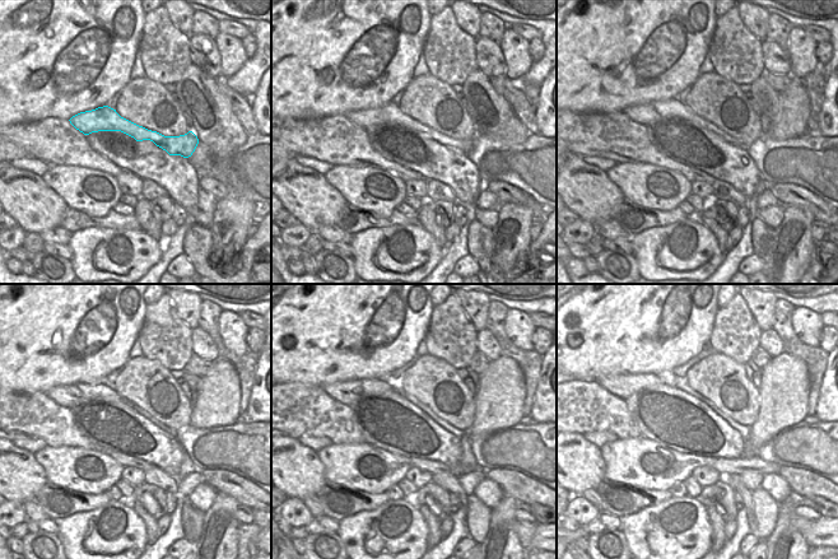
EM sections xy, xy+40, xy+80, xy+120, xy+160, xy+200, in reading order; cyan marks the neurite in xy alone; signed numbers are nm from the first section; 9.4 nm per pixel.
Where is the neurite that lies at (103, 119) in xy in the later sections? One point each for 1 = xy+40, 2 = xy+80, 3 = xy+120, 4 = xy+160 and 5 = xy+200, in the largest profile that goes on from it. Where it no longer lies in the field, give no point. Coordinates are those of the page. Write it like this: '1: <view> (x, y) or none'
1: xy+40 (391, 112)
2: xy+80 (645, 115)
3: xy+120 (65, 395)
4: xy+160 (348, 391)
5: xy+200 (623, 386)

